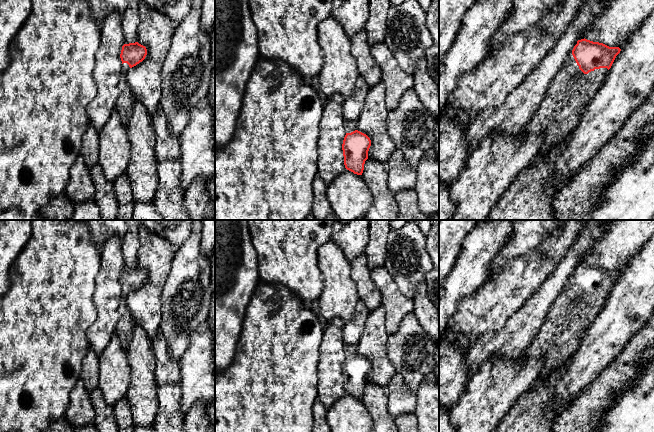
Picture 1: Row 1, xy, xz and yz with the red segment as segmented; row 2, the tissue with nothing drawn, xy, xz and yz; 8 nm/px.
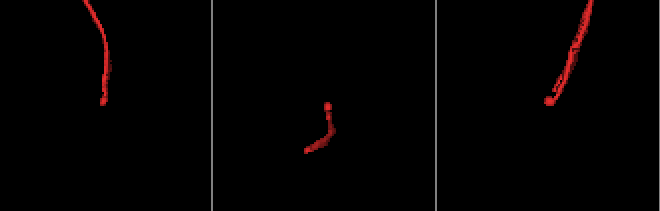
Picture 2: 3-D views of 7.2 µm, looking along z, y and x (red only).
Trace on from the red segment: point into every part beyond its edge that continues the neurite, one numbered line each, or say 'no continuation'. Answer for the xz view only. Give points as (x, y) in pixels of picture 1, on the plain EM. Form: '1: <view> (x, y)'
1: xz (350, 349)

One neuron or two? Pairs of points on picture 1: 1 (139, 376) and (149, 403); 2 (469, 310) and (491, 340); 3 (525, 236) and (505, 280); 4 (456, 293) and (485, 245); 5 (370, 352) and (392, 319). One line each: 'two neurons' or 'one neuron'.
1: one neuron
2: two neurons
3: two neurons
4: one neuron
5: two neurons

